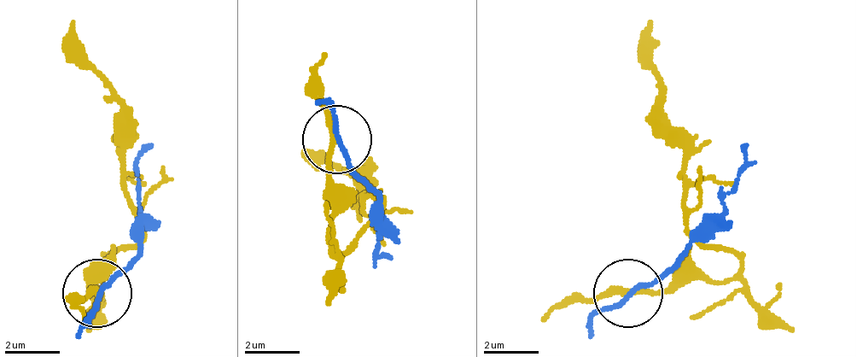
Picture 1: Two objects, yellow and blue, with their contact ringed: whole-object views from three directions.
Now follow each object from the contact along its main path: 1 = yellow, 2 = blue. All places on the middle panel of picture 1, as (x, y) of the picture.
1: (335, 137), (335, 241), (341, 254), (383, 200), (363, 193), (363, 172), (321, 165), (314, 158)
2: (335, 137), (376, 193), (376, 254), (390, 262)

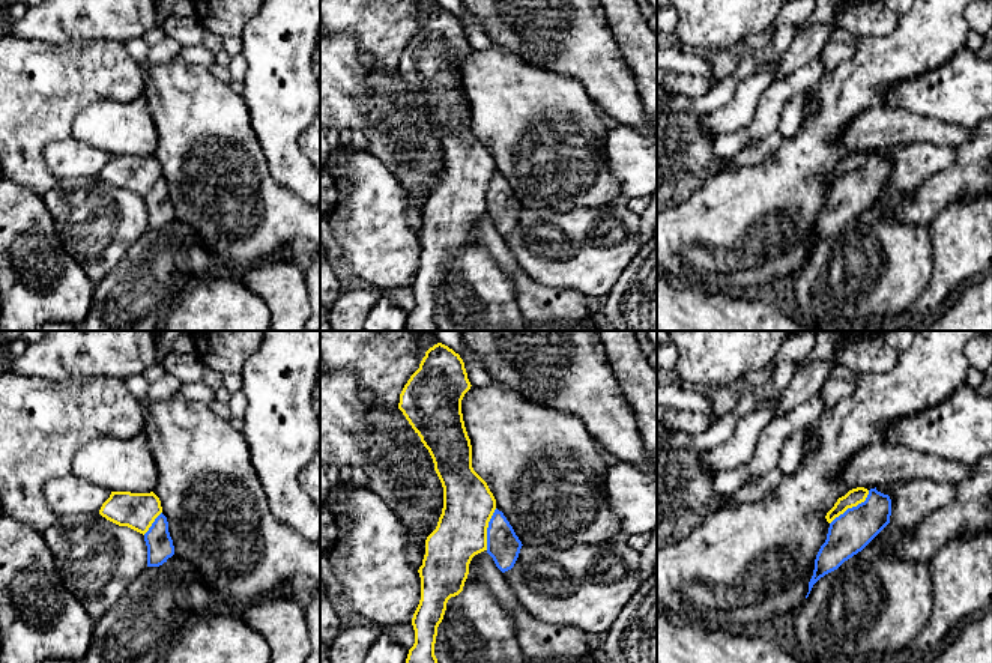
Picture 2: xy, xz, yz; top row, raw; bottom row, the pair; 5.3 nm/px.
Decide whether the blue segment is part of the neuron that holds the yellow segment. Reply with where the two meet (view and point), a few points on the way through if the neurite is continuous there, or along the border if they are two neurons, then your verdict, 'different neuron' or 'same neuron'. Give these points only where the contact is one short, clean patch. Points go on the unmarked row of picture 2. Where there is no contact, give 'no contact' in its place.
yz (851, 170) | different neuron

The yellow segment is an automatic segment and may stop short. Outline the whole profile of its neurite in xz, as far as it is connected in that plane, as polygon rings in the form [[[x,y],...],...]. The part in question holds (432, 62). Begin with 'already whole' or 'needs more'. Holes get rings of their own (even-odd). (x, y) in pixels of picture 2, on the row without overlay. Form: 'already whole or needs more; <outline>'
already whole; [[[437,6],[425,15],[419,32],[400,57],[398,72],[428,113],[443,150],[442,177],[425,203],[425,218],[418,233],[421,263],[412,281],[415,307],[409,313],[406,331],[439,331],[434,307],[446,266],[463,254],[472,221],[487,213],[487,191],[496,173],[496,162],[472,131],[472,108],[461,77],[461,63],[470,50],[460,18]]]

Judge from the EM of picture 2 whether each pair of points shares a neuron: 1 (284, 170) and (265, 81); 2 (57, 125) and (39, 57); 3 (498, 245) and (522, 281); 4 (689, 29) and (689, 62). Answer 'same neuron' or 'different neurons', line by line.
1: same neuron
2: same neuron
3: same neuron
4: different neurons

